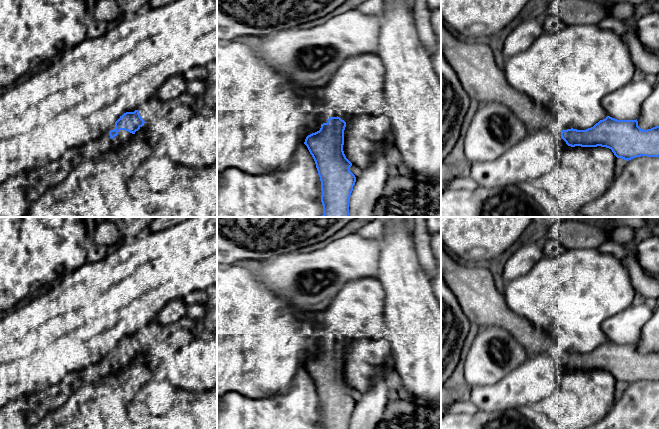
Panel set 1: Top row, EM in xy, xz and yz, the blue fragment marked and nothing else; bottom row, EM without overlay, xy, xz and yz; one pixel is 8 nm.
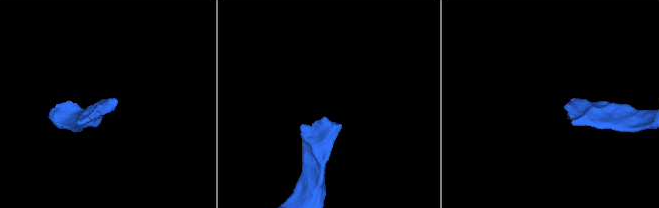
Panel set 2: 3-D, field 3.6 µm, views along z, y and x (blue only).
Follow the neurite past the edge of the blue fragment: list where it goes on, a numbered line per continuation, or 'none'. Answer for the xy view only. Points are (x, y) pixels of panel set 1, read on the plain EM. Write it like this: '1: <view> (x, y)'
none

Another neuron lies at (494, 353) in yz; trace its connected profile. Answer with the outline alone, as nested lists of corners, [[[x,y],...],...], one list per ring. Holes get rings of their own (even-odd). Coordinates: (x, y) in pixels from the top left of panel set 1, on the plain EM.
[[[480,328],[464,362],[464,376],[472,387],[495,385],[528,357],[526,350],[504,328]]]

